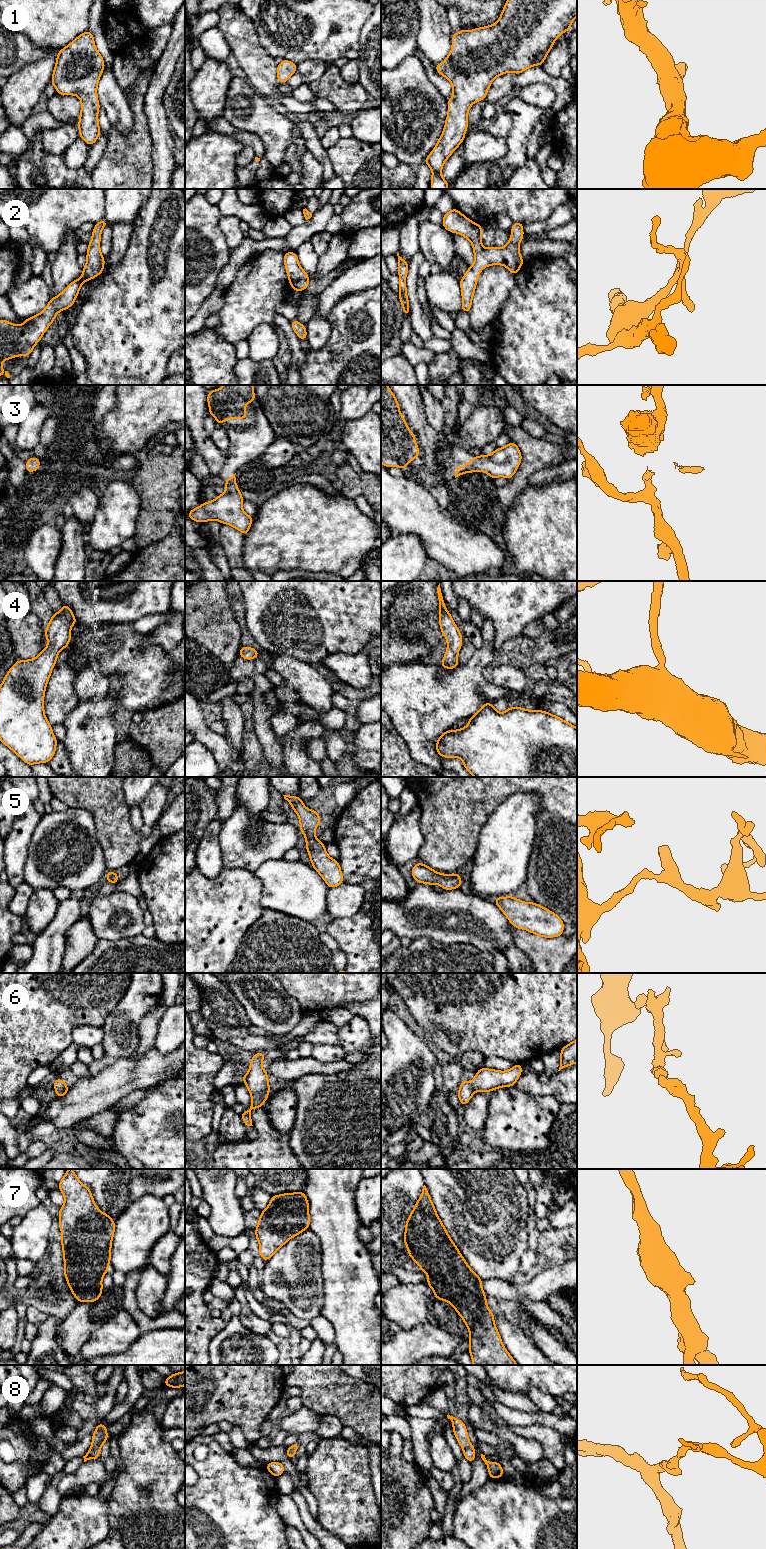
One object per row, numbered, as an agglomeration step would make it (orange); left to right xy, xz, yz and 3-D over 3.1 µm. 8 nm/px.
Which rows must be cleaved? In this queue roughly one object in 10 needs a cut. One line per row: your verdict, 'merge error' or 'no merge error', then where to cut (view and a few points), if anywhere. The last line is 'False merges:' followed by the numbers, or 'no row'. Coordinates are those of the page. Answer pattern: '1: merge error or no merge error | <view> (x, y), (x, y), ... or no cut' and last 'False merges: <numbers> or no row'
1: no merge error | no cut
2: no merge error | no cut
3: no merge error | no cut
4: no merge error | no cut
5: no merge error | no cut
6: no merge error | no cut
7: no merge error | no cut
8: no merge error | no cut
False merges: no row

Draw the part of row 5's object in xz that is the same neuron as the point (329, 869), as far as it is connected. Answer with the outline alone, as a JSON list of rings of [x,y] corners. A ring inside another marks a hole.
[[[283,795],[284,799],[292,805],[300,820],[299,830],[306,839],[312,867],[321,875],[329,888],[334,888],[343,883],[343,876],[338,860],[330,858],[326,852],[325,844],[316,839],[315,829],[320,824],[320,814],[306,808],[300,797]]]

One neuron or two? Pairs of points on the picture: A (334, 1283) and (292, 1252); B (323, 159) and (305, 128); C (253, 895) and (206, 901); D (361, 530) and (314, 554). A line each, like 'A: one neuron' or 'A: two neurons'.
A: two neurons
B: one neuron
C: one neuron
D: one neuron

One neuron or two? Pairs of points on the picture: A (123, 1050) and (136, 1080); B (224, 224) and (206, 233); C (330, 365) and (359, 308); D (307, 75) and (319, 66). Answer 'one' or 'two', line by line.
A: two
B: two
C: one
D: one

